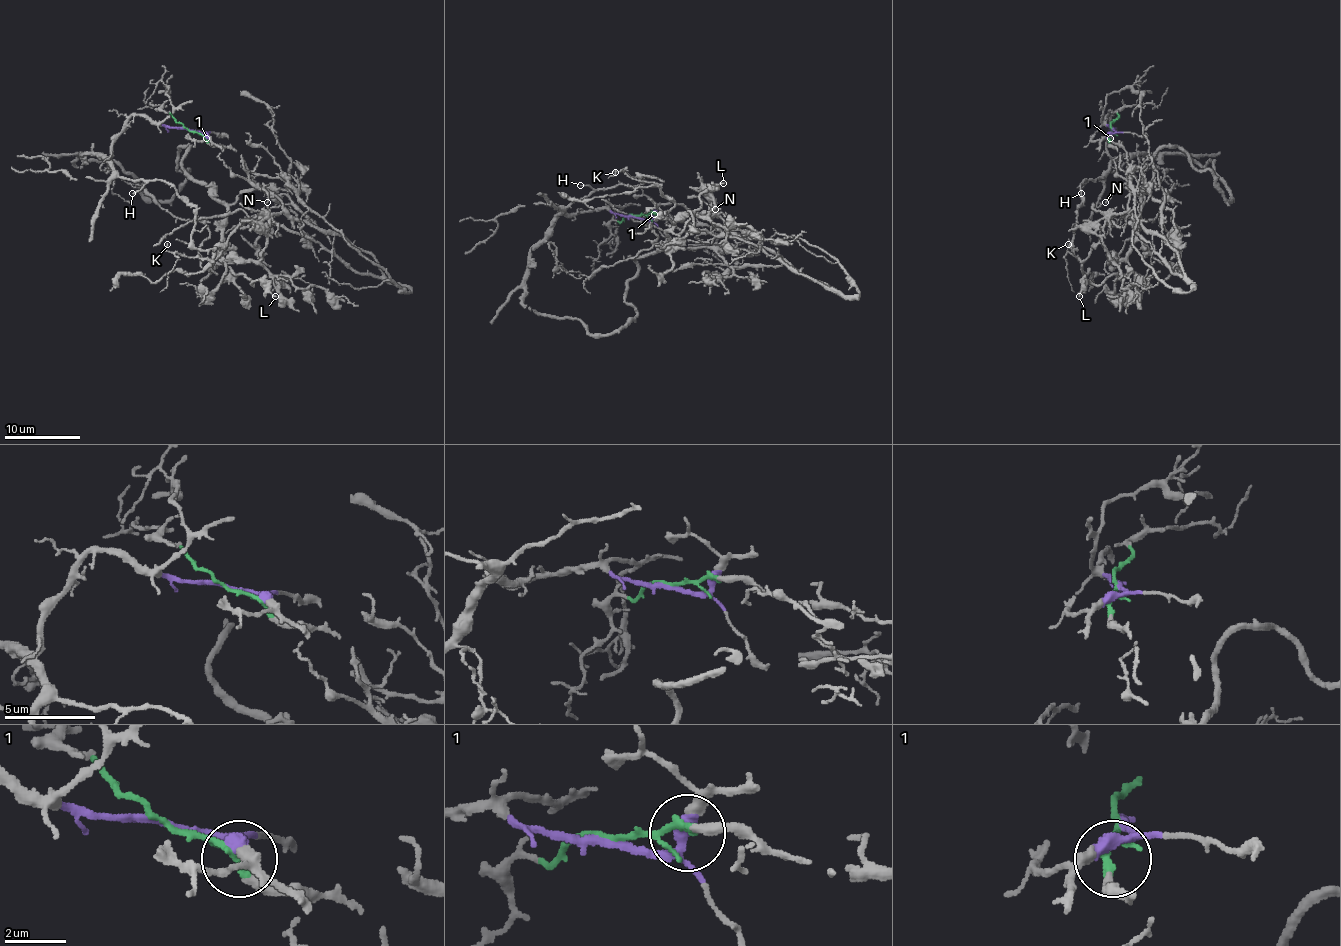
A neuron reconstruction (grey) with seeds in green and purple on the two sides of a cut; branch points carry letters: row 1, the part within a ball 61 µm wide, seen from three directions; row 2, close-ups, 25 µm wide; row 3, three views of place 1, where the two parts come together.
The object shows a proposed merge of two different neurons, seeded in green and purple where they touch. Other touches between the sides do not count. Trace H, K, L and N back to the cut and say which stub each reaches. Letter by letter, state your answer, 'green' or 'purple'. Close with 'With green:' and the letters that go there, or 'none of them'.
H: purple
K: green
L: purple
N: green
With green: K, N

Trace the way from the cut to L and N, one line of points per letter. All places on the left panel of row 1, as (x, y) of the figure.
L: (187, 128), (136, 115), (77, 166), (166, 200), (189, 147), (221, 261), (276, 297)
N: (187, 128), (200, 132), (215, 145), (234, 149), (240, 155), (247, 178), (263, 187), (268, 198), (266, 202)

